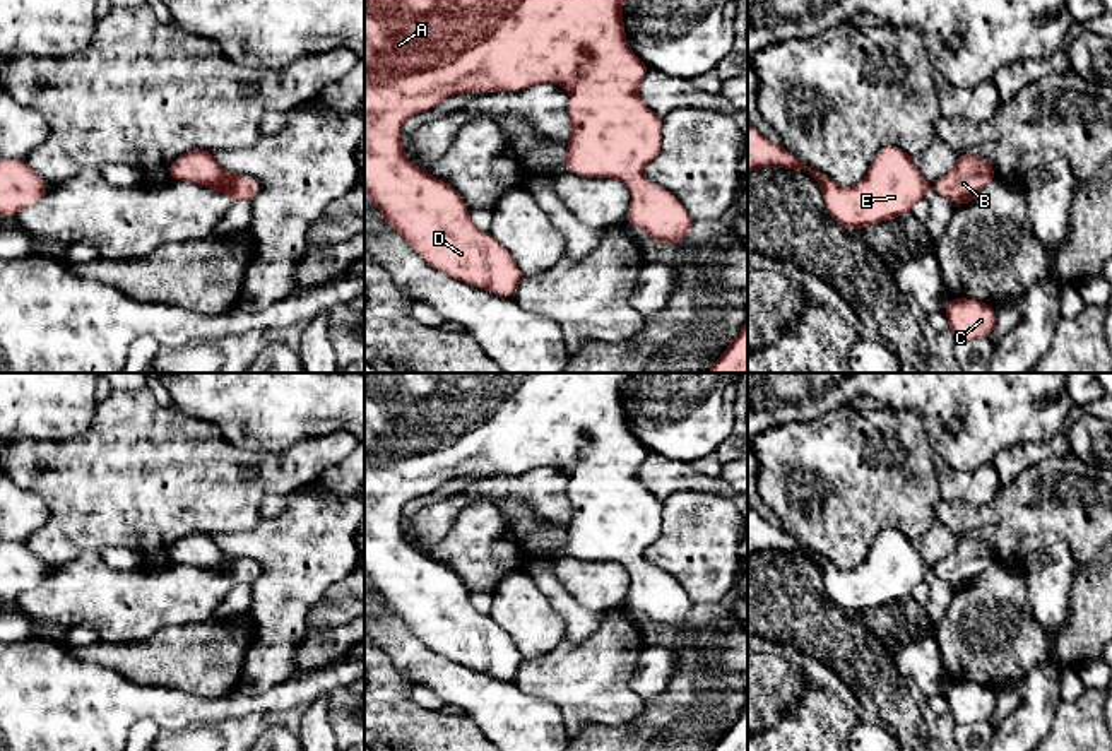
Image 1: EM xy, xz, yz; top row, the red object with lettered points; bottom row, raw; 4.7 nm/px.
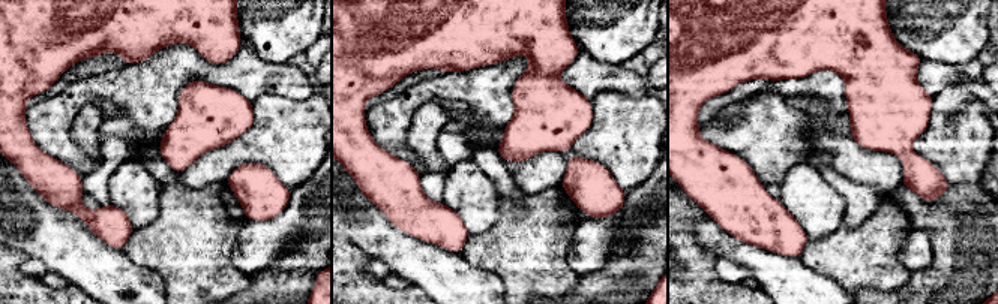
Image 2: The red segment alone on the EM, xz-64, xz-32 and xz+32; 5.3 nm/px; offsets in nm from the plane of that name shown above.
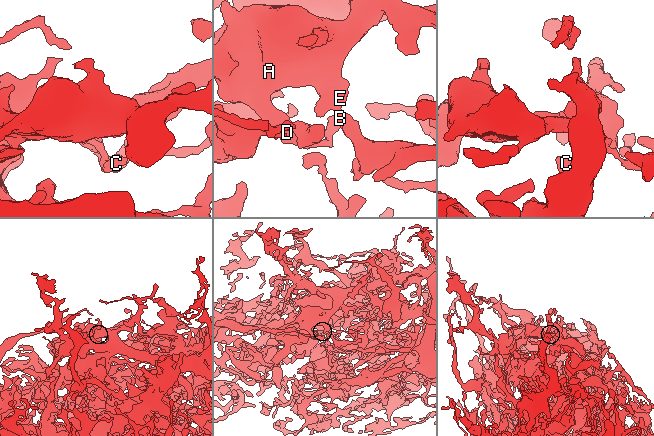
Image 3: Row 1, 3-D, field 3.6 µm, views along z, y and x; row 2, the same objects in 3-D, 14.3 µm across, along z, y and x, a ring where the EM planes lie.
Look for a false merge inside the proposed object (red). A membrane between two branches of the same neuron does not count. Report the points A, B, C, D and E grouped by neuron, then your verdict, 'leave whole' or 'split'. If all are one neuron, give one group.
A B C D E; leave whole

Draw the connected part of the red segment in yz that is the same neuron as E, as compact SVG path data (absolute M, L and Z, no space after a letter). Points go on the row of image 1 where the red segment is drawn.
M748 118L748 174L768 166L807 173L821 186L826 214L849 231L905 216L929 192L914 157L896 145L884 145L874 154L861 183L842 186L763 137Z

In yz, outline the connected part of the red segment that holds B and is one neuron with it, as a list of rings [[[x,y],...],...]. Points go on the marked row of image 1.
[[[961,152],[955,168],[936,180],[934,192],[951,200],[956,207],[967,205],[996,178],[997,174],[989,159]]]

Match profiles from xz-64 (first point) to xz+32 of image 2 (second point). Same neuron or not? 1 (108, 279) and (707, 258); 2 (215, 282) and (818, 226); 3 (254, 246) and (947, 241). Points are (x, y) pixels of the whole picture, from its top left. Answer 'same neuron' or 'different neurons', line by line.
1: different neurons
2: different neurons
3: different neurons

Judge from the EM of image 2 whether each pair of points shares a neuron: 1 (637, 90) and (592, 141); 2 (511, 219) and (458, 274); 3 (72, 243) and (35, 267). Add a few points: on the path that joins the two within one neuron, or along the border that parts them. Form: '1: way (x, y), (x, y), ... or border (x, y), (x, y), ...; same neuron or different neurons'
1: border (647, 93), (629, 96), (601, 92), (596, 96); different neurons
2: border (459, 253), (470, 264), (489, 270), (498, 279); different neurons
3: border (26, 258), (36, 259), (48, 271); different neurons

